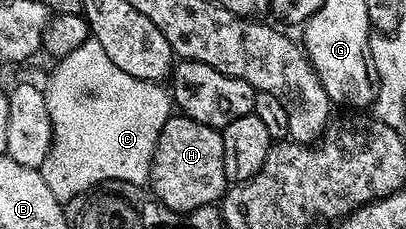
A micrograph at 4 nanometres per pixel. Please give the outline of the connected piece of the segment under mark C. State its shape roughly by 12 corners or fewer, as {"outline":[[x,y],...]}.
{"outline":[[92,37],[44,88],[39,168],[68,201],[148,184],[171,114],[160,82]]}

